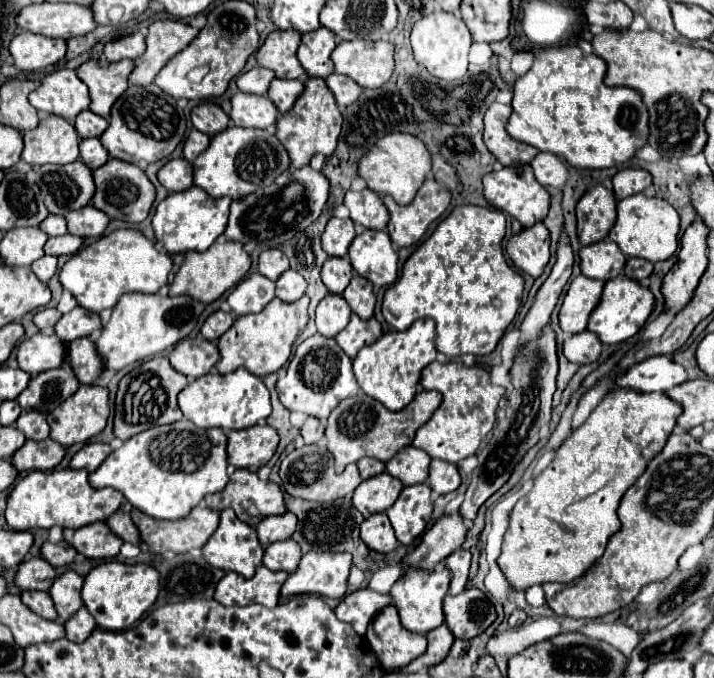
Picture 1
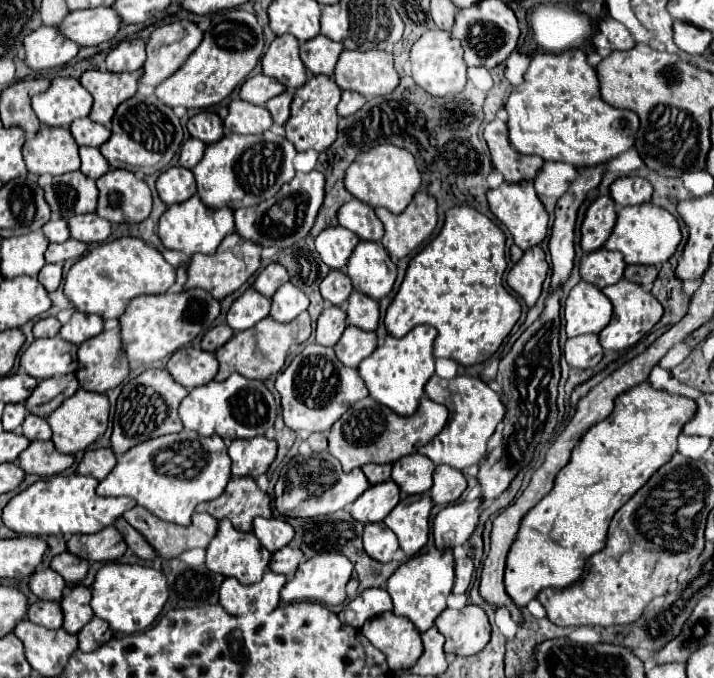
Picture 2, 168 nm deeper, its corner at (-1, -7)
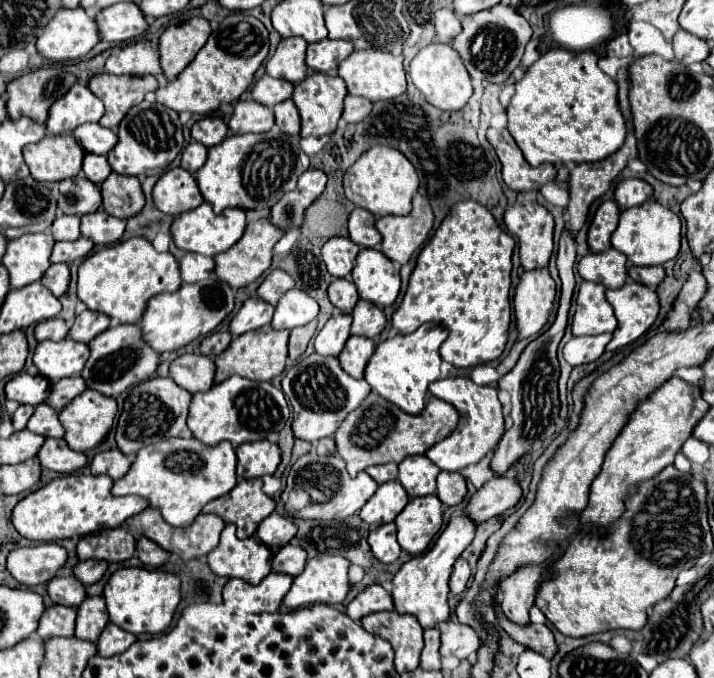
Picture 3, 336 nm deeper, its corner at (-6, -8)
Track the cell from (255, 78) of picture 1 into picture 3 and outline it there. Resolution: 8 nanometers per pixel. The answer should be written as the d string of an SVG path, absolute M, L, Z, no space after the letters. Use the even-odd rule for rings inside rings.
M263 76L255 82L253 90L251 90L251 96L255 102L263 104L263 106L269 106L273 108L275 104L279 102L285 102L287 98L291 98L293 94L293 84L287 82L287 80L277 80L277 78L271 78L271 76Z

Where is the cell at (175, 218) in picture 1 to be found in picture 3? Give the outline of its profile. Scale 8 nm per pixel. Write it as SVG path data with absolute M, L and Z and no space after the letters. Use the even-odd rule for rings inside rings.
M203 202L195 210L187 210L179 214L171 224L171 236L177 248L187 250L187 252L197 252L203 256L215 256L229 250L243 236L243 230L245 230L245 210L227 208L225 212L215 214L211 210L211 204L207 202Z

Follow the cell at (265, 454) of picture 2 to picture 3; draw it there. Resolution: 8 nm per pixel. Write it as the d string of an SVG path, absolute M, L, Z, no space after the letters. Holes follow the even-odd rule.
M269 440L245 442L237 448L237 476L239 478L261 478L273 474L281 462L279 446Z

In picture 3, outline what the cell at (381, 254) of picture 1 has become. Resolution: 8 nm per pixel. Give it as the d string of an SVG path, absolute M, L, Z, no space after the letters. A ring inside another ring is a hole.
M361 248L355 258L353 282L363 300L377 306L391 306L399 294L399 268L379 250Z

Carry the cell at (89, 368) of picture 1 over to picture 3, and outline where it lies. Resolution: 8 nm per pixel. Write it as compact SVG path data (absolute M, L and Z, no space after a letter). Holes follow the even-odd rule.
M119 324L107 328L103 334L89 342L89 350L91 356L83 368L83 380L87 382L87 388L97 390L111 398L115 398L129 386L135 386L151 378L159 364L159 354L153 352L141 338L141 330L137 324Z

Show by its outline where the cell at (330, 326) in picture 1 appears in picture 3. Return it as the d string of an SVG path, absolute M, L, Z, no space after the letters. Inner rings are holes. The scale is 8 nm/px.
M335 314L315 338L315 352L323 356L337 356L349 338L351 316Z

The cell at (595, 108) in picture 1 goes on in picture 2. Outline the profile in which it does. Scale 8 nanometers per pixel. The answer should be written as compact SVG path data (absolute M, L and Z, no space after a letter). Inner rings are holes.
M570 49L564 53L536 53L524 83L514 87L506 105L508 131L512 147L522 155L540 155L544 161L564 161L574 167L594 167L606 163L620 153L634 147L634 135L638 131L638 115L628 109L618 109L602 101L596 69L588 65L582 49Z

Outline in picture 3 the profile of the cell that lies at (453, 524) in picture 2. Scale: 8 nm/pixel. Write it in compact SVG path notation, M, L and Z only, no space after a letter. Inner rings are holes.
M495 476L491 482L487 482L481 490L477 490L471 496L469 504L463 510L463 516L479 524L513 508L519 502L519 498L521 498L521 486L515 478Z

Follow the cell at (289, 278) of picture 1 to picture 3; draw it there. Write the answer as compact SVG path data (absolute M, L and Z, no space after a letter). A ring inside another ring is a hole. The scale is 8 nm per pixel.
M291 288L279 300L271 326L275 330L283 330L283 328L291 330L295 326L305 326L317 318L317 312L319 312L319 306L311 296L303 294L303 290L299 288Z

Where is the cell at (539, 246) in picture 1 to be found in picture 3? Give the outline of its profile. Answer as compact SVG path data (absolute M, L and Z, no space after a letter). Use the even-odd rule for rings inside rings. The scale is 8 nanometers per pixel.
M547 266L543 270L527 270L521 274L513 296L519 338L535 336L543 330L553 300L555 280L551 278Z

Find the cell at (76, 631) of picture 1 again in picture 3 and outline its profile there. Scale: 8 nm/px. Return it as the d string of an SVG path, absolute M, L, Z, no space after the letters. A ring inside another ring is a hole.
M107 624L103 628L103 634L99 634L95 646L97 646L97 654L99 656L113 656L119 654L123 650L127 650L137 638L131 632L125 632L123 628L115 626L115 624Z

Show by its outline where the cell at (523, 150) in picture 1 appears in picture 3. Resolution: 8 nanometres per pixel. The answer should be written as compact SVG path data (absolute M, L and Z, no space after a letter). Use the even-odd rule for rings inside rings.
M487 130L487 140L495 148L501 164L503 164L503 180L505 184L515 192L527 192L527 190L539 190L543 184L555 178L557 170L551 164L543 166L529 166L523 158L517 142L511 138L509 130Z

